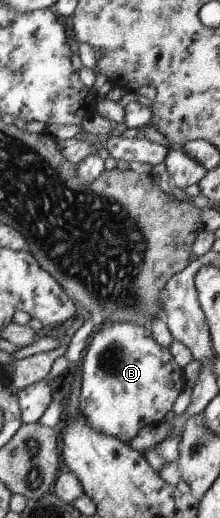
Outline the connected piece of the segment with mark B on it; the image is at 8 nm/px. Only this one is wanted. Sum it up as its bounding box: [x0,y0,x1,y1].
[78,322,185,445]

